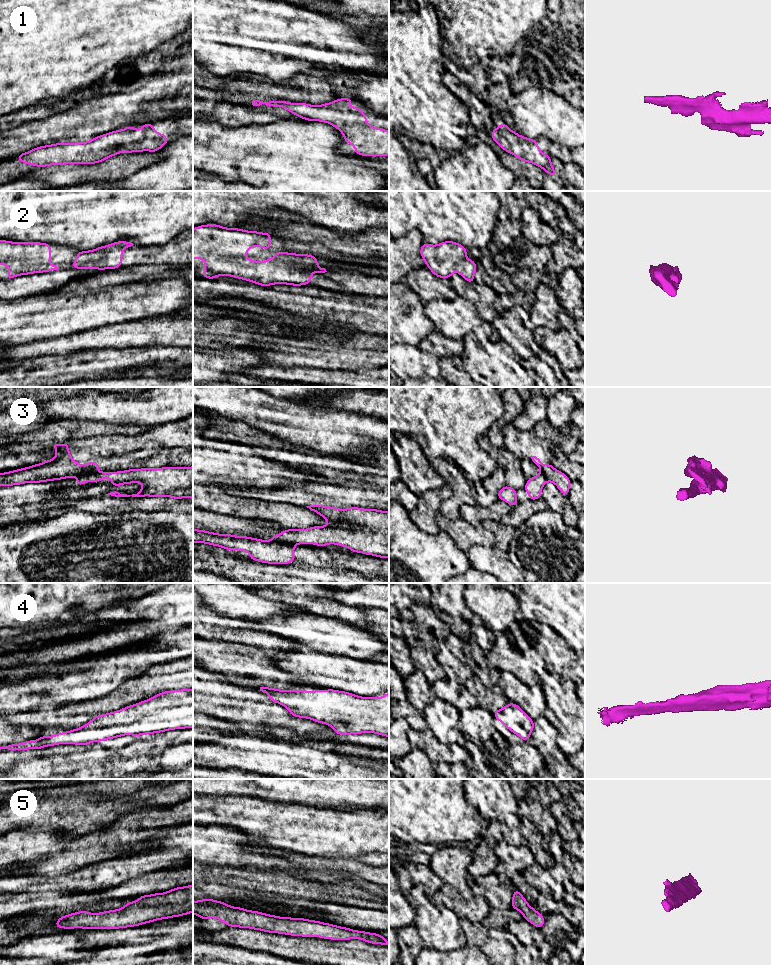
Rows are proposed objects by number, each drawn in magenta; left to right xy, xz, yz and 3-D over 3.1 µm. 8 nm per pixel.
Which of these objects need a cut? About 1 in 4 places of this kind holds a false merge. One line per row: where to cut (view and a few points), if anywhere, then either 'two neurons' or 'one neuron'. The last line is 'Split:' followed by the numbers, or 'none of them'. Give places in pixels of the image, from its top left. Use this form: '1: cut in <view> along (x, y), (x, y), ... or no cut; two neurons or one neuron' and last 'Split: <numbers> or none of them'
1: no cut; one neuron
2: no cut; one neuron
3: cut in xz along (272, 540), (295, 544); two neurons
4: cut in xz along (288, 708), (323, 706), (339, 721), (367, 710), (388, 720); two neurons
5: no cut; one neuron
Split: 3, 4

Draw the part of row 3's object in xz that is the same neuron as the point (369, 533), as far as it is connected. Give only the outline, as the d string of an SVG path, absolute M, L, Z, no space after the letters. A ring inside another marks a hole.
M323 505L306 506L329 524L307 529L286 529L272 535L273 541L290 544L329 544L344 546L352 552L389 558L389 511Z

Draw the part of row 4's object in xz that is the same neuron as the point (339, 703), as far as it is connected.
M260 687L260 691L266 693L270 701L287 709L307 706L325 707L332 714L333 719L339 722L342 722L345 716L364 713L367 710L373 719L389 720L389 693L385 693L379 699L375 696L361 697L334 689L315 689L313 692L307 692L304 689L279 690Z

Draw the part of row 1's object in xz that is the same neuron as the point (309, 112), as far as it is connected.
M340 98L314 106L281 100L269 102L253 100L252 105L282 107L301 119L329 123L341 132L346 143L354 146L357 155L389 156L389 130L369 126L368 117L363 115L363 109L349 106L352 101L354 101L352 98Z

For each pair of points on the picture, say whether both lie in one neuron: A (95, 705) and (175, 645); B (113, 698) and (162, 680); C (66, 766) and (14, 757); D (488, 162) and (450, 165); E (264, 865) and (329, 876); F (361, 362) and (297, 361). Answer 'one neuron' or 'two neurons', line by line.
A: two neurons
B: one neuron
C: two neurons
D: one neuron
E: one neuron
F: one neuron

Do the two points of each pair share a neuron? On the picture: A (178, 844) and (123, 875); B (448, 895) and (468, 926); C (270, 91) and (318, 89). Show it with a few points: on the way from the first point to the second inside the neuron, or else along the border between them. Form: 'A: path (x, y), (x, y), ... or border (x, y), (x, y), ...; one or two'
A: border (155, 849), (182, 851); two
B: border (460, 918), (468, 918), (475, 923); two
C: path (282, 91), (302, 91), (306, 89); one

